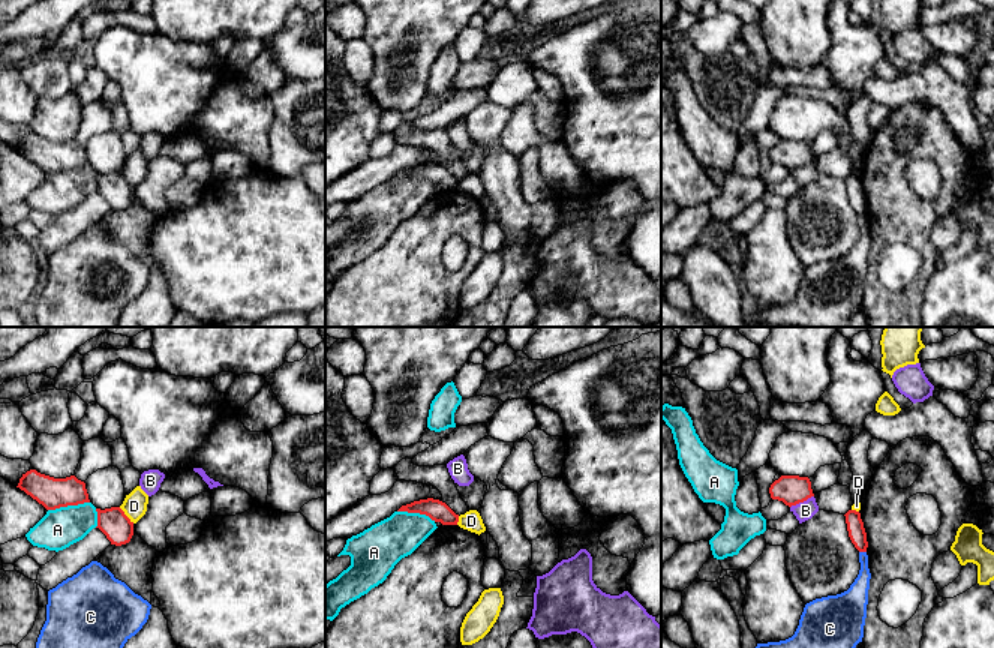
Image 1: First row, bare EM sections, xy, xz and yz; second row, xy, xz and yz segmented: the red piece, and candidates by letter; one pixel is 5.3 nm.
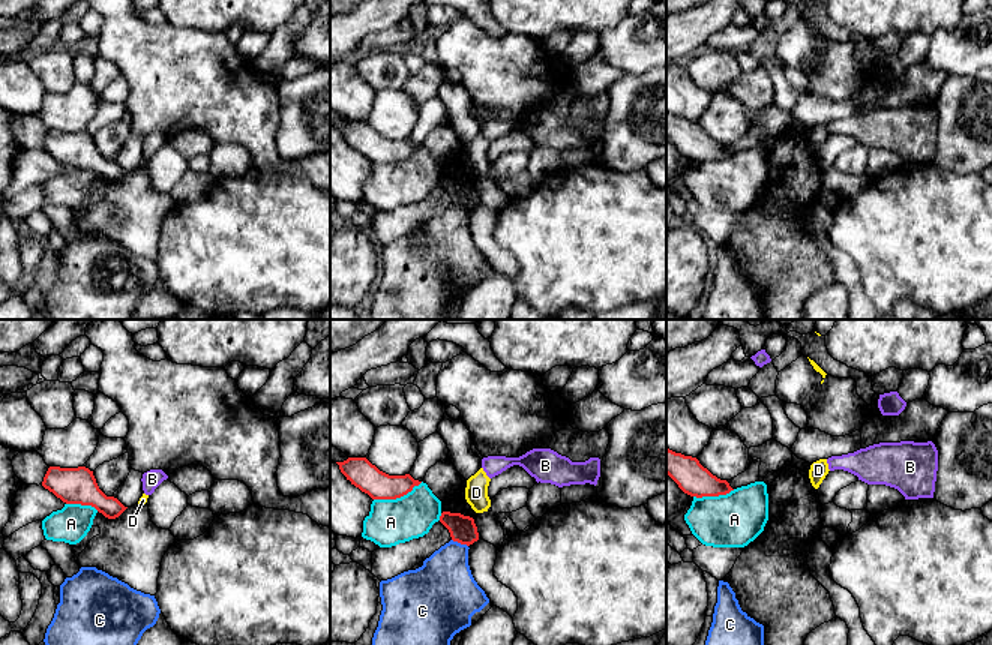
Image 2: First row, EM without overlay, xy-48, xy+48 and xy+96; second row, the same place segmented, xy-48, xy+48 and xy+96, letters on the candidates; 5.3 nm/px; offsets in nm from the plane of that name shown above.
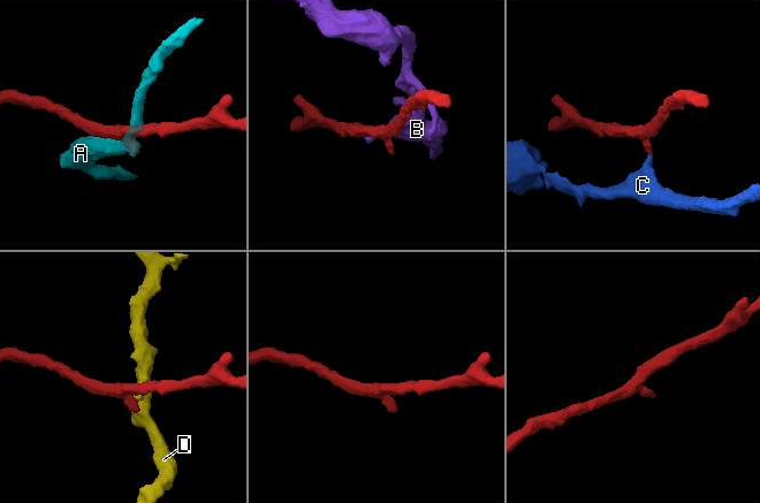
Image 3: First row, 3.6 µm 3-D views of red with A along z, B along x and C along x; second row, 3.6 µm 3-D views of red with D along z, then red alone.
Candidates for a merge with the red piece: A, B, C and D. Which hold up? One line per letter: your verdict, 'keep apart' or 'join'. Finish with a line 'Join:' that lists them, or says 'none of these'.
A: keep apart
B: keep apart
C: keep apart
D: keep apart
Join: none of these

